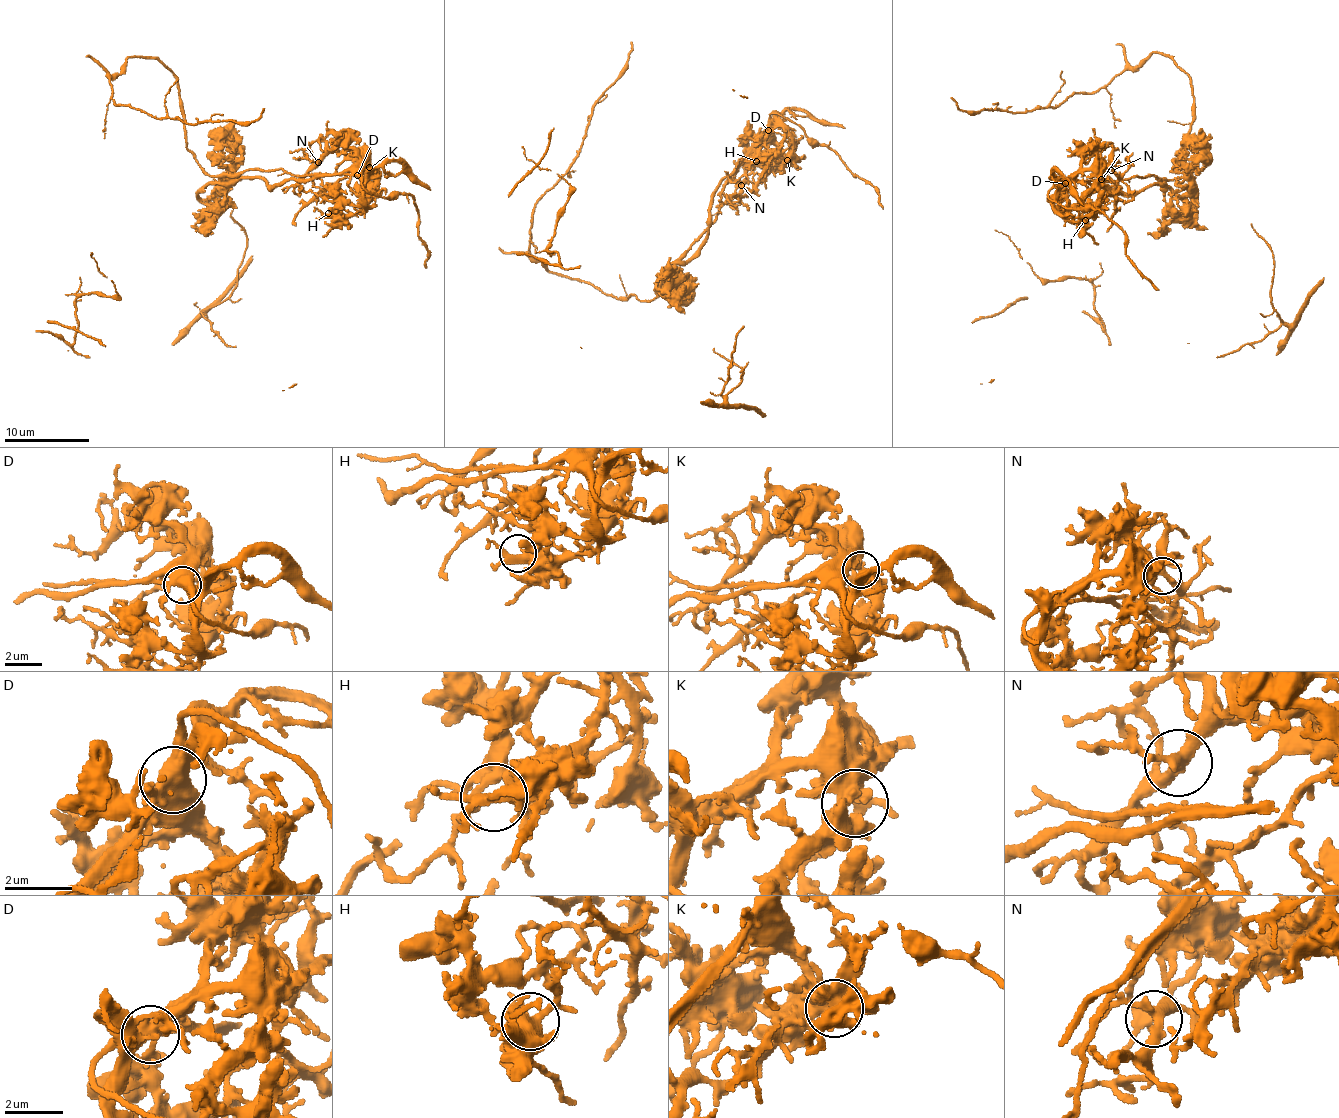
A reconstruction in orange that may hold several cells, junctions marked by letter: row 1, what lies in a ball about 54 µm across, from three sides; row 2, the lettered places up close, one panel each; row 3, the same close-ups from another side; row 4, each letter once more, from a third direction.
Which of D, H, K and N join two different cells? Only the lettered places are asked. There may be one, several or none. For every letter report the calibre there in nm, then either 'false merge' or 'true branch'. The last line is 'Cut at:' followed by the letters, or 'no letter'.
D: 500 nm | false merge
H: 360 nm | true branch
K: 400 nm | true branch
N: 320 nm | true branch
Cut at: D

